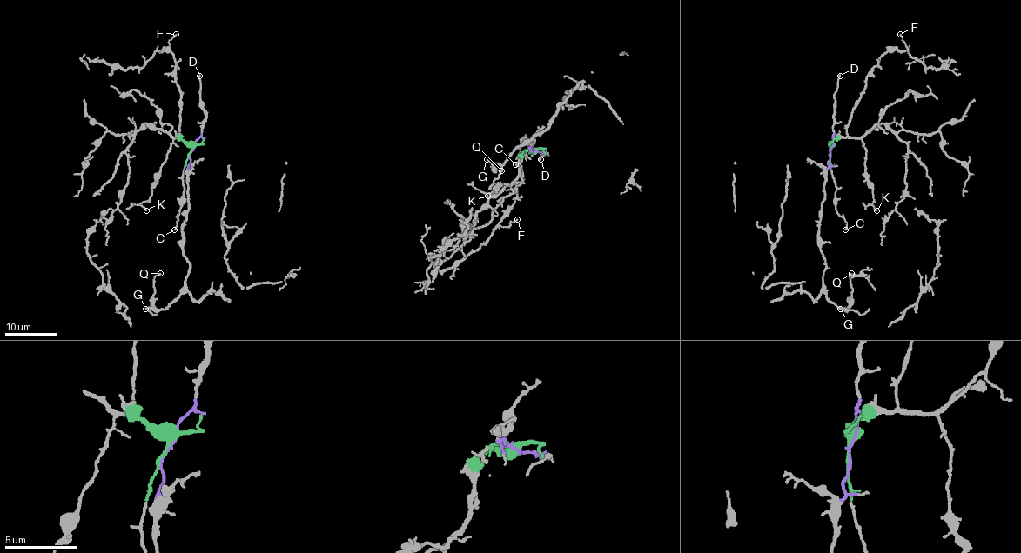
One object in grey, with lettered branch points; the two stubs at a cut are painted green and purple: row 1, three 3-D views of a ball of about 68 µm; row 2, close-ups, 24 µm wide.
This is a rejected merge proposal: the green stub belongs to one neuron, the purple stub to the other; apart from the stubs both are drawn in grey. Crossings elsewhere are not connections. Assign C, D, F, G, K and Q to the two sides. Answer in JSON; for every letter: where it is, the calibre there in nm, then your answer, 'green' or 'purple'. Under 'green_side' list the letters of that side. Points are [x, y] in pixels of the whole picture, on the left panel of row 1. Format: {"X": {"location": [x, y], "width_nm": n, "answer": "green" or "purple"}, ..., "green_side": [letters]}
{"C": {"location": [174, 229], "width_nm": 150, "answer": "green"}, "D": {"location": [199, 76], "width_nm": 160, "answer": "purple"}, "F": {"location": [176, 34], "width_nm": 140, "answer": "green"}, "G": {"location": [145, 309], "width_nm": 140, "answer": "purple"}, "K": {"location": [146, 210], "width_nm": 100, "answer": "green"}, "Q": {"location": [160, 273], "width_nm": 240, "answer": "purple"}, "green_side": ["C", "F", "K"]}

